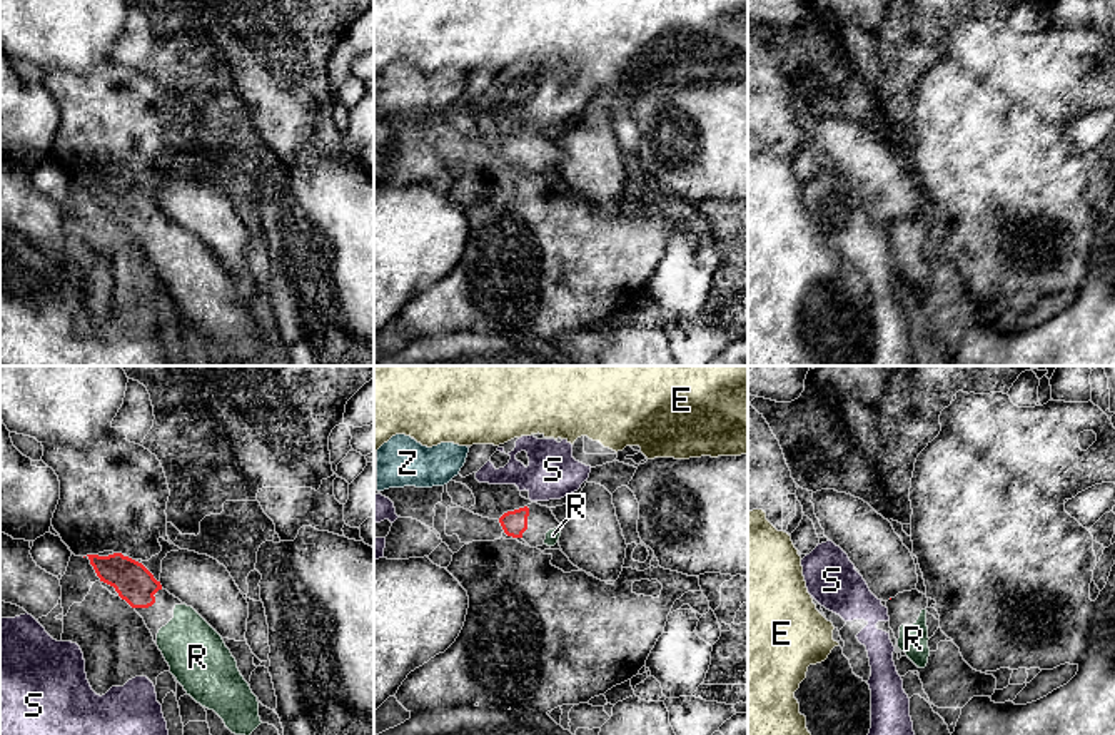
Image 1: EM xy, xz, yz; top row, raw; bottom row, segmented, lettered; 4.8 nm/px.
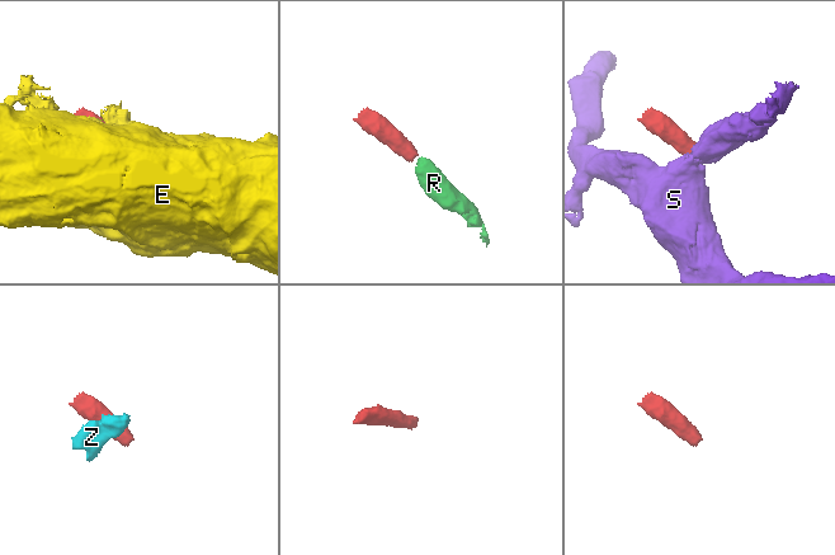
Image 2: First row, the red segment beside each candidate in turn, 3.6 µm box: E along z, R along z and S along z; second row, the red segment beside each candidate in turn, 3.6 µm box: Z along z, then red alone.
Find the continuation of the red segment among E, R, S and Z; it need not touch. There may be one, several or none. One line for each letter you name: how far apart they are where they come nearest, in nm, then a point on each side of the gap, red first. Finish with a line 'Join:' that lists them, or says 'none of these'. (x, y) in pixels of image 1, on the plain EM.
R: Distance 100 nm. Across: xz (526, 154), (546, 159)
Join: R

